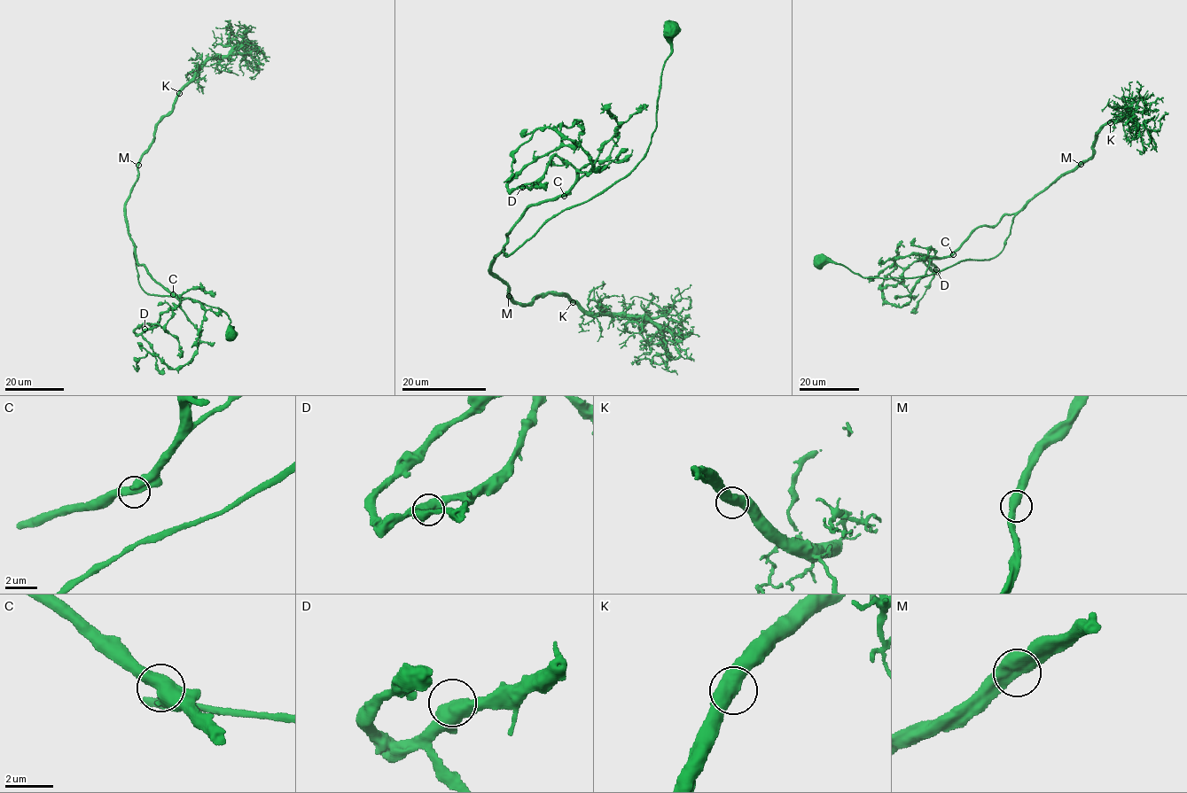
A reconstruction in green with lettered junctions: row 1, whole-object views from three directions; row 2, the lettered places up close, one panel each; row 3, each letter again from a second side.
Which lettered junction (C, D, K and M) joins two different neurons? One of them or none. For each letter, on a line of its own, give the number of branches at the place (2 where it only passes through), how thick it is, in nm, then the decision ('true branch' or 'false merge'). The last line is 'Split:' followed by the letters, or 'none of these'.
C: 2 branches meet; 550 nm thick; true branch
D: 2 branches meet; 550 nm thick; true branch
K: 2 branches meet; 550 nm thick; true branch
M: 2 branches meet; 600 nm thick; true branch
Split: none of these

